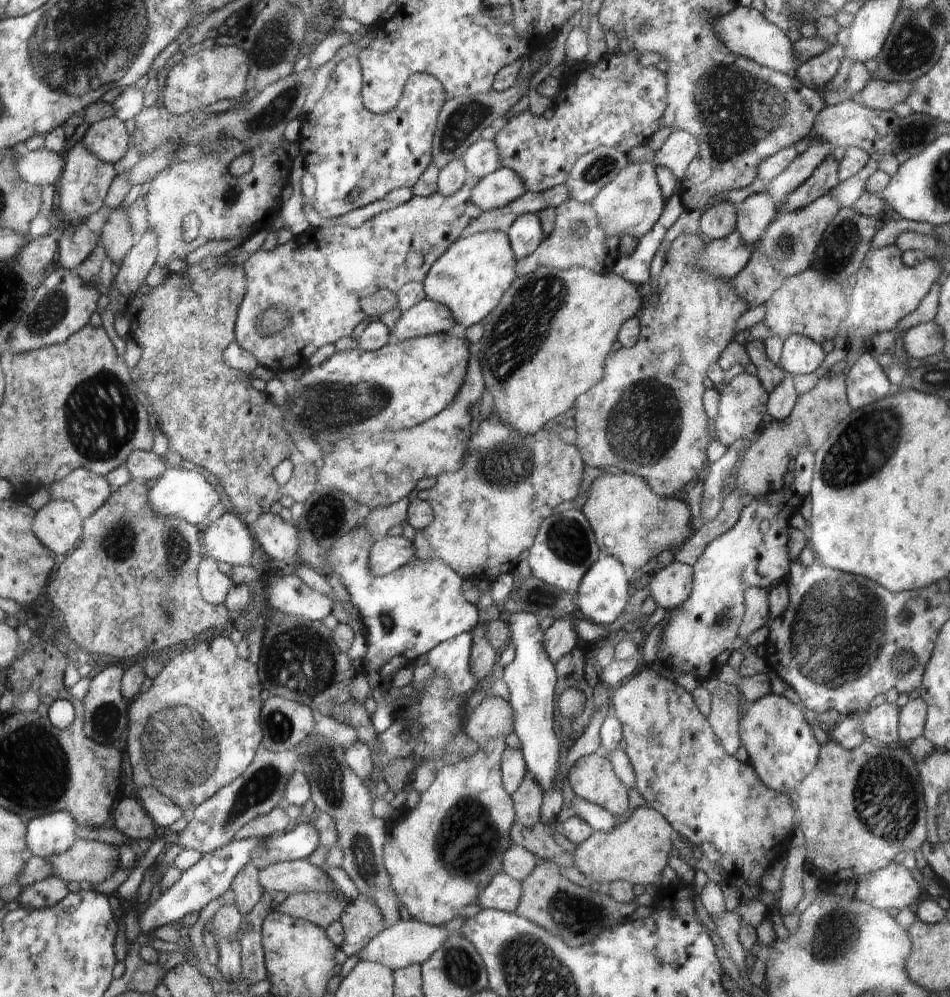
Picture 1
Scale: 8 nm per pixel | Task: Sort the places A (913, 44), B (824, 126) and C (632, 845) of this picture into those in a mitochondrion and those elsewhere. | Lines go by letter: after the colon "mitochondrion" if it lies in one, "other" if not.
A: mitochondrion
B: other
C: other

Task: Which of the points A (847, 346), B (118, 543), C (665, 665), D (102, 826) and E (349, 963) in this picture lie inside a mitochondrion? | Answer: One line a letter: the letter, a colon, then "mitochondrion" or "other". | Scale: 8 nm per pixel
A: other
B: mitochondrion
C: other
D: other
E: other

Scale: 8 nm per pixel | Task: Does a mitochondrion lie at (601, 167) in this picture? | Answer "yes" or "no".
yes

